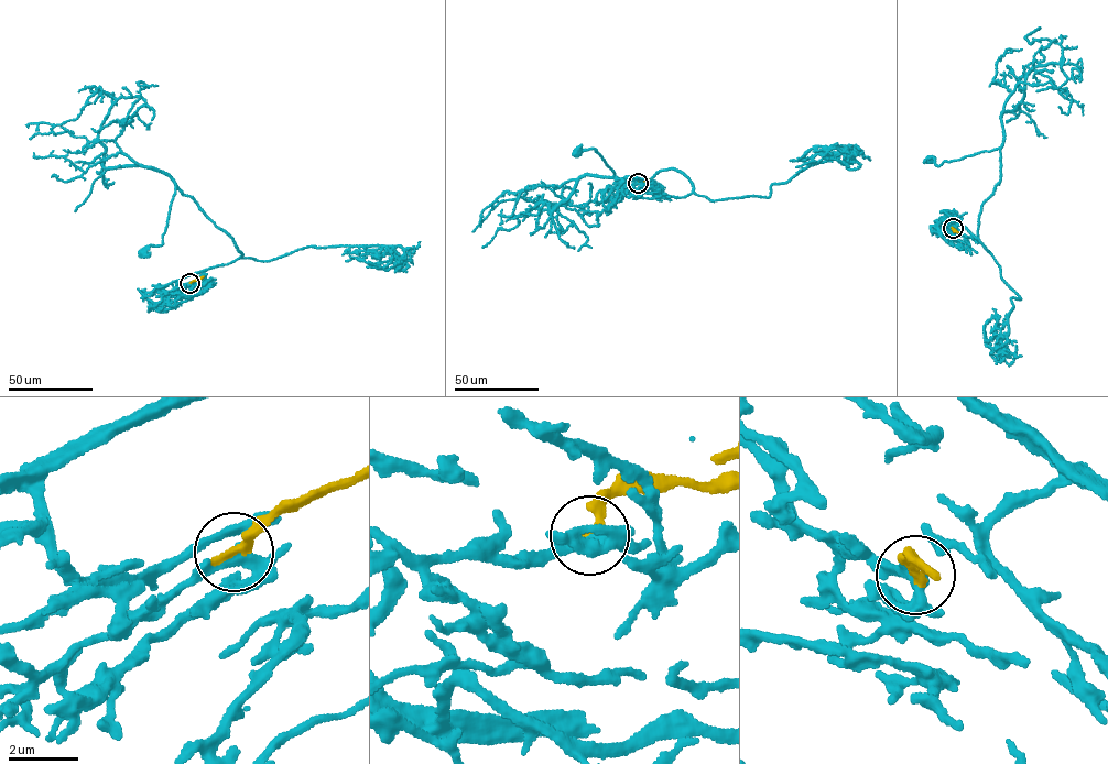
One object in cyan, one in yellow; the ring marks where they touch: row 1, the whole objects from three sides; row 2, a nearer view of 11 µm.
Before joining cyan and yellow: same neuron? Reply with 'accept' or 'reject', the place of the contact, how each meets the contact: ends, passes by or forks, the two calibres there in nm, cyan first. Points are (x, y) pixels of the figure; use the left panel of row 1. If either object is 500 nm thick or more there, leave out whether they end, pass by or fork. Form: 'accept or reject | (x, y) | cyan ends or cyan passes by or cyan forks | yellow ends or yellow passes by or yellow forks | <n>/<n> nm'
accept | (189, 283) | cyan forks | yellow ends | 260/340 nm

